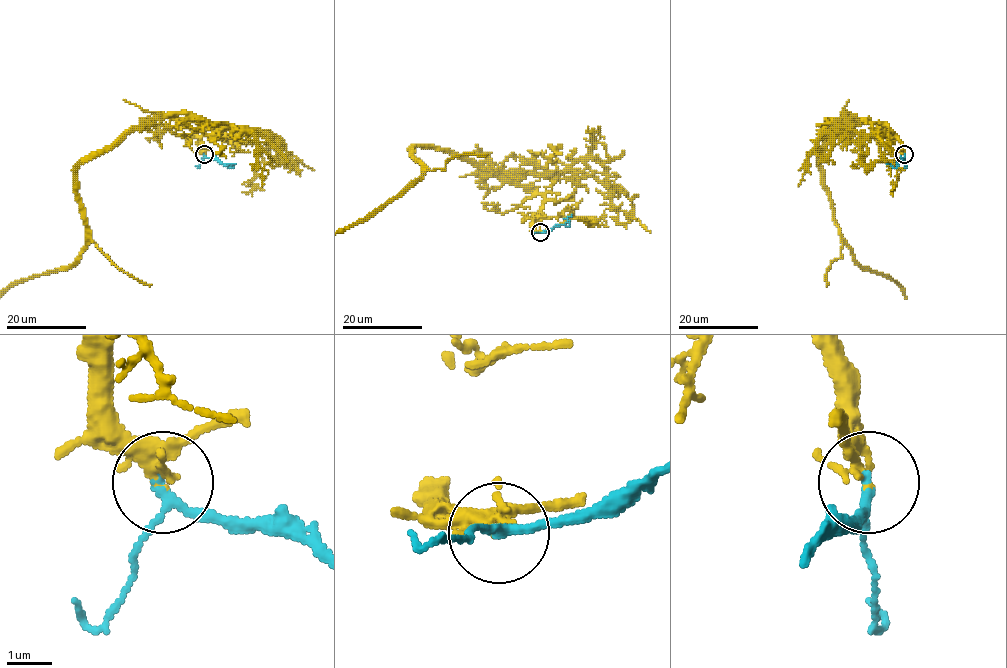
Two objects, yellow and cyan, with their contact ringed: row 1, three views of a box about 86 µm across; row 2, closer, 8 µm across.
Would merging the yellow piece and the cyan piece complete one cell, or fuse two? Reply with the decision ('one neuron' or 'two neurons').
one neuron

